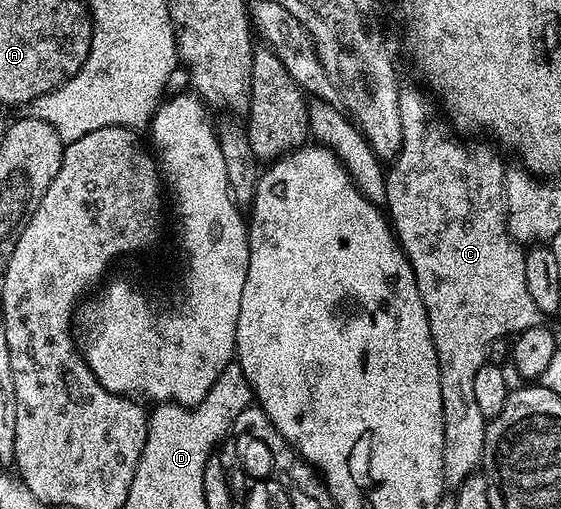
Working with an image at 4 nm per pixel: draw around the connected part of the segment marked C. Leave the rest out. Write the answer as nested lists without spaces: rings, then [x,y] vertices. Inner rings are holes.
[[[404,85],[399,92],[403,143],[398,156],[386,171],[385,210],[393,233],[413,268],[415,283],[425,304],[441,376],[443,481],[458,484],[476,473],[483,460],[488,419],[484,418],[477,405],[473,383],[477,372],[488,365],[489,348],[499,338],[514,336],[521,330],[540,325],[545,316],[541,308],[533,304],[533,296],[529,296],[529,284],[525,284],[524,251],[507,231],[507,206],[503,203],[505,162],[495,155],[496,147],[490,141],[464,140],[457,136],[456,131],[442,117],[435,118],[436,103],[420,90],[415,86]]]

